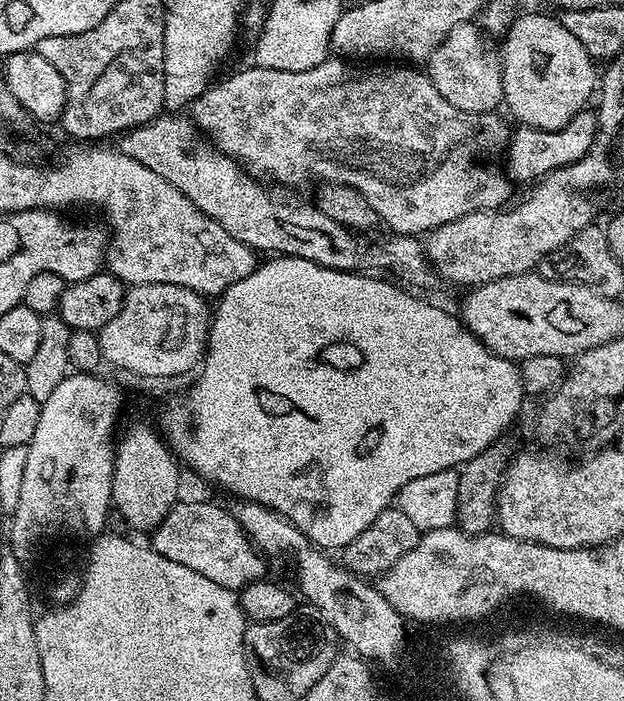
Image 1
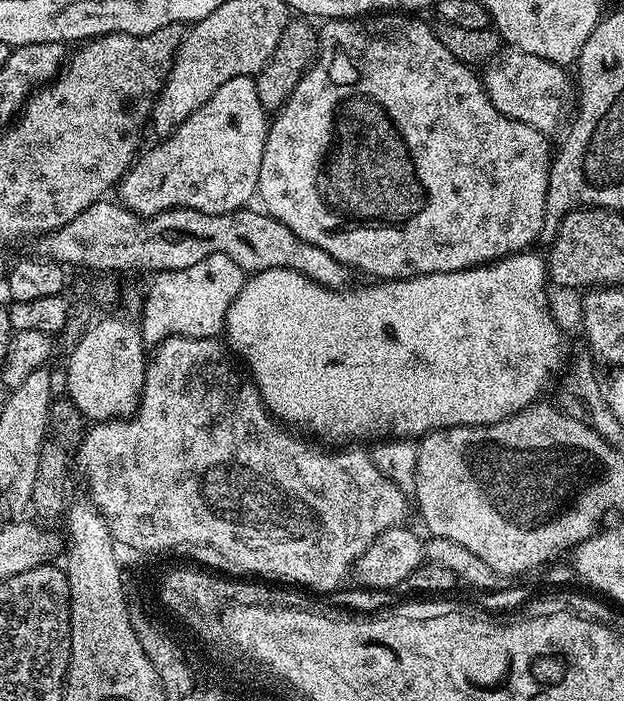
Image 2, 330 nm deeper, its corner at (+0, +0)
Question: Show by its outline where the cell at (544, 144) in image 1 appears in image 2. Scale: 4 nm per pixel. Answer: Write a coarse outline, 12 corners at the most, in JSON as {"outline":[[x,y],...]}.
{"outline":[[419,15],[319,25],[267,215],[377,281],[541,239],[549,137]]}

